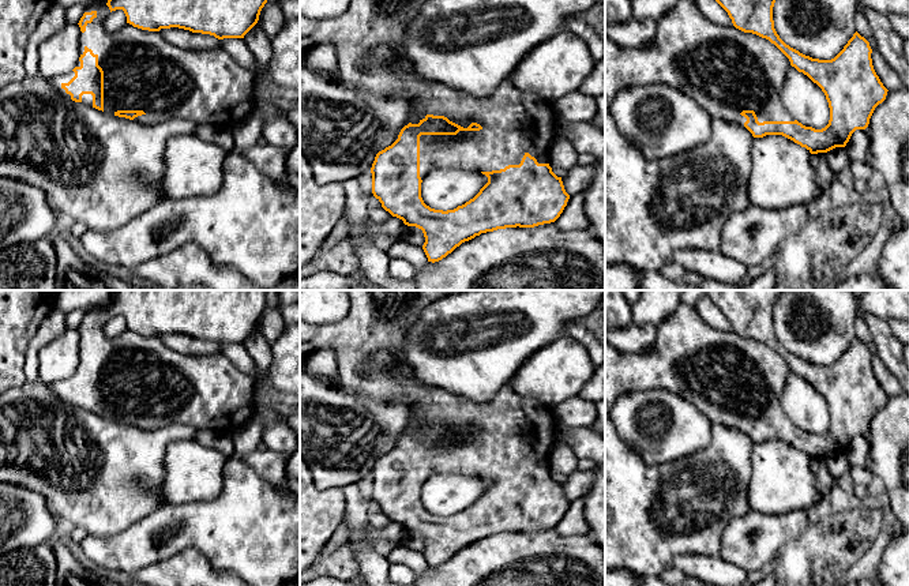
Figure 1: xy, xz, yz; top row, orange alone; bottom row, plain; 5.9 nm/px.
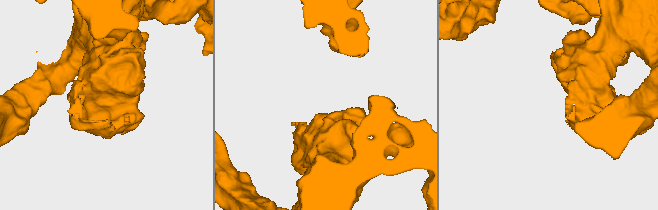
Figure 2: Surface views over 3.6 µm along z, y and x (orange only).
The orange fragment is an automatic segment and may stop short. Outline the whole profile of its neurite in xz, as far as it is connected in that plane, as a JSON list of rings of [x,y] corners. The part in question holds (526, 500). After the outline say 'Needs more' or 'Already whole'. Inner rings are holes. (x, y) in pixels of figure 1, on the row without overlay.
[[[348,290],[350,309],[342,320],[315,326],[300,318],[300,361],[316,349],[330,348],[337,356],[337,379],[346,392],[376,399],[405,399],[409,403],[410,428],[391,451],[376,459],[372,469],[372,499],[392,522],[422,536],[422,555],[432,568],[481,538],[555,527],[570,504],[561,482],[548,469],[548,455],[557,442],[557,421],[549,406],[518,395],[510,382],[489,401],[474,402],[417,382],[405,364],[390,371],[373,367],[378,352],[398,349],[421,312],[452,292]],[[437,474],[481,477],[488,488],[465,510],[447,516],[435,515],[424,508],[421,488]]]. Needs more

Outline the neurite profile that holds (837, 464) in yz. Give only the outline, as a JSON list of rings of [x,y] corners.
[[[835,452],[827,458],[825,458],[826,466],[834,480],[838,480],[842,474],[849,470],[849,462],[846,459],[845,452]]]

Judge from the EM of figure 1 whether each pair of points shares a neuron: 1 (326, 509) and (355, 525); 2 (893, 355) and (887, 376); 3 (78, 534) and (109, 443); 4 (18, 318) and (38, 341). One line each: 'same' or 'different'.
1: different
2: different
3: different
4: different

